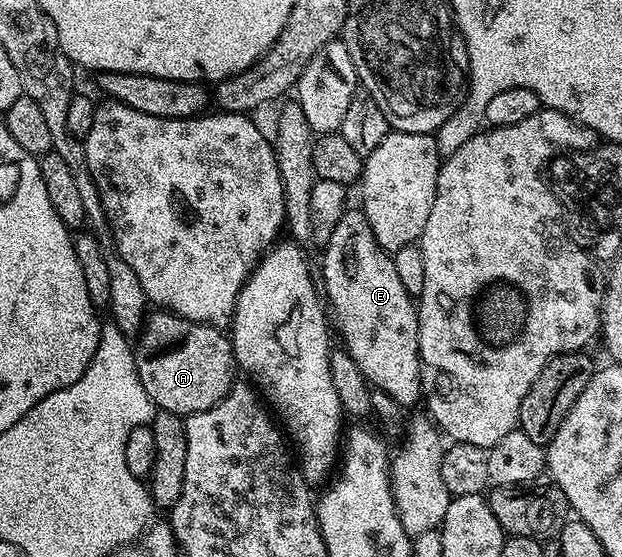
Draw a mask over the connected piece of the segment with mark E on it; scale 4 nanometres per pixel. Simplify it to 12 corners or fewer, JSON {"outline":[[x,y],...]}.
{"outline":[[362,208],[321,285],[342,348],[402,407],[423,393],[417,301]]}

